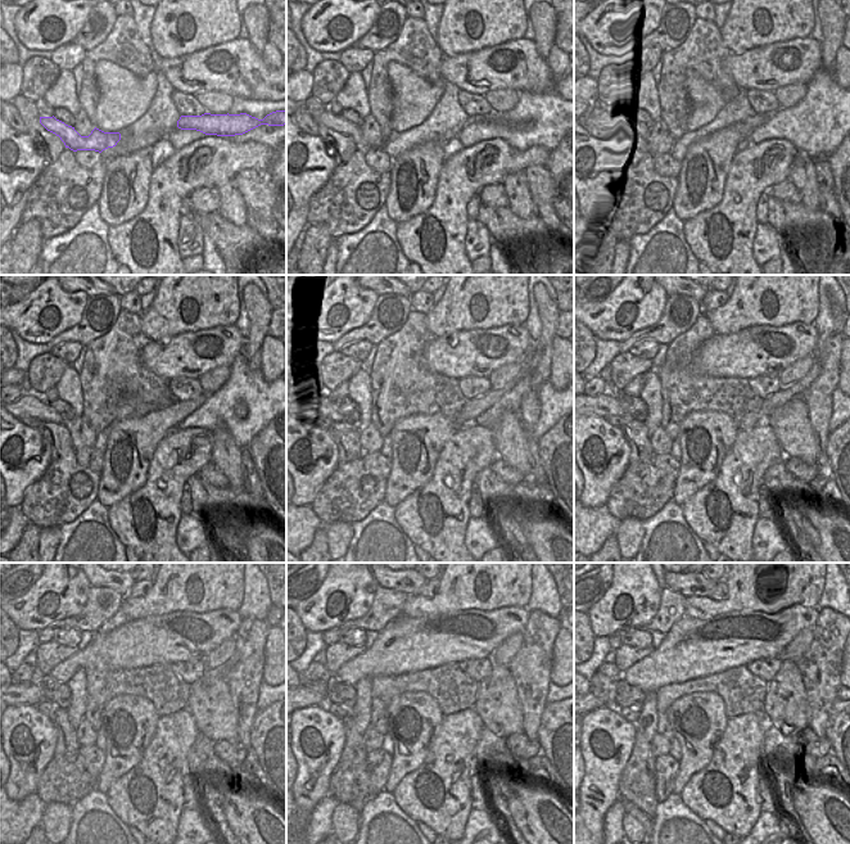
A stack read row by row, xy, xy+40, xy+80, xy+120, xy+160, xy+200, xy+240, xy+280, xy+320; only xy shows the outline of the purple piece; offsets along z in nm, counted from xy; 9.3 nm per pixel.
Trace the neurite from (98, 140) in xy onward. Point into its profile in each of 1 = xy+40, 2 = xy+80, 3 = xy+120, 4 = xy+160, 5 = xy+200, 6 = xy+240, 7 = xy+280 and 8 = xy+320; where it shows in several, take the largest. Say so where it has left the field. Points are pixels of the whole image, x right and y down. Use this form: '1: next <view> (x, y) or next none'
1: next xy+40 (338, 123)
2: next xy+80 (611, 118)
3: next xy+120 (36, 405)
4: next xy+160 (320, 404)
5: next xy+200 (605, 405)
6: next xy+240 (30, 693)
7: next xy+280 (312, 698)
8: next xy+320 (600, 704)

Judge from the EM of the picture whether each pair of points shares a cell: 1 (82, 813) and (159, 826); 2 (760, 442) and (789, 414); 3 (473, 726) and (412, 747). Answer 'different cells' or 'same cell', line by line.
1: different cells
2: different cells
3: different cells

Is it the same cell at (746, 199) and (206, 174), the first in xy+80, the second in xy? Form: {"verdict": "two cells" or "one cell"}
{"verdict": "one cell"}

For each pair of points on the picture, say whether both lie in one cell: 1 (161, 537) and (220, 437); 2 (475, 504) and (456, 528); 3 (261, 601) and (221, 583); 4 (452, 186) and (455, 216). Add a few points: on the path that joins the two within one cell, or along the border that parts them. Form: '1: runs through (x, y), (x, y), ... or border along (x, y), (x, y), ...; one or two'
1: border along (209, 430), (212, 441), (211, 460); two
2: border along (473, 482), (469, 515); two
3: border along (244, 576), (244, 597), (238, 610); two
4: runs through (452, 194), (452, 208); one

